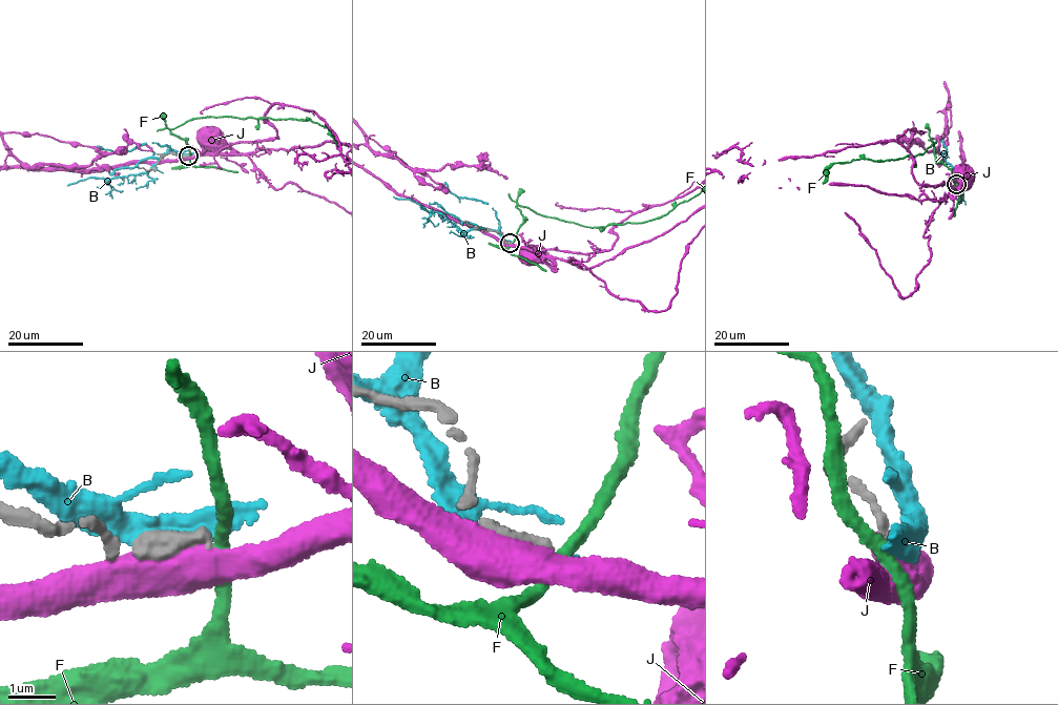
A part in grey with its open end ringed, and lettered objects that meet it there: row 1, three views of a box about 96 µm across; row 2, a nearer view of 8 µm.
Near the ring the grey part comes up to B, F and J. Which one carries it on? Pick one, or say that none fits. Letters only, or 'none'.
none

